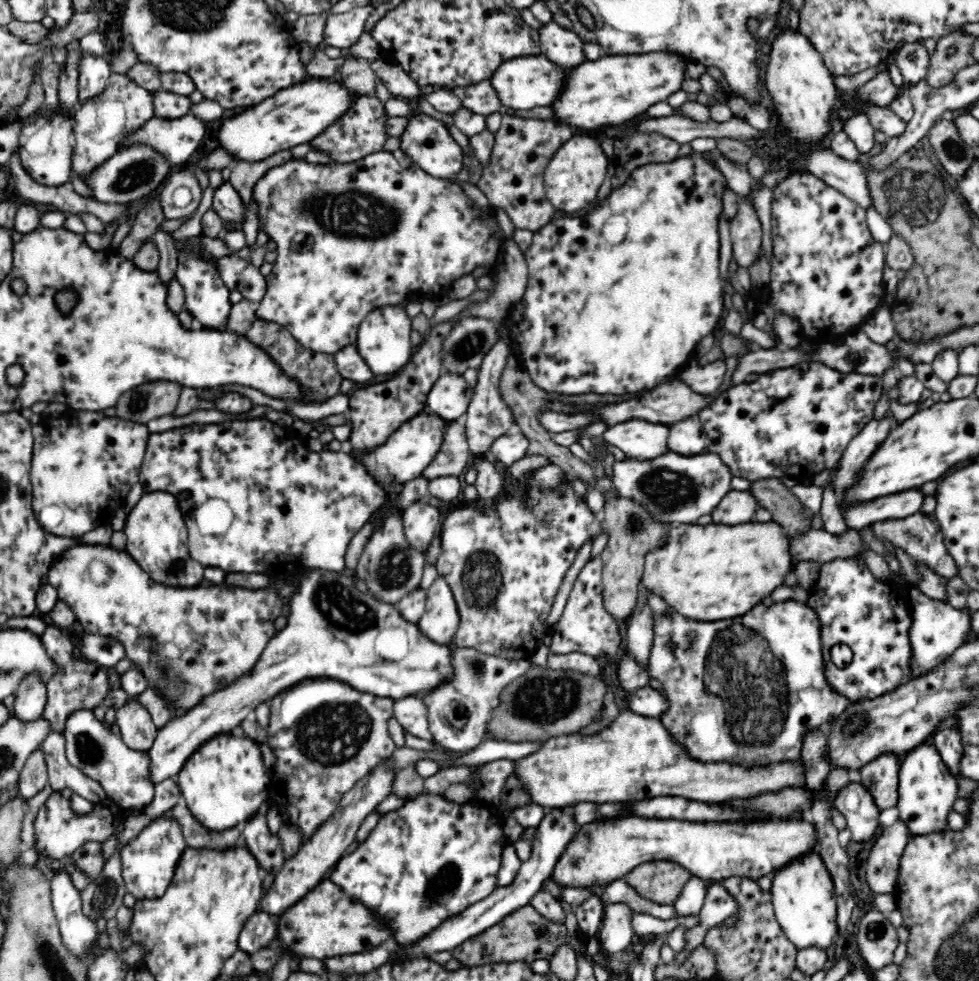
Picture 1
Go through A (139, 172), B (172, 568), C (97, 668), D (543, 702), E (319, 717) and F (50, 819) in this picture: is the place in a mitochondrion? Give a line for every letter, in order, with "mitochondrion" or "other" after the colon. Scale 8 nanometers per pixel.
A: mitochondrion
B: mitochondrion
C: other
D: mitochondrion
E: mitochondrion
F: other

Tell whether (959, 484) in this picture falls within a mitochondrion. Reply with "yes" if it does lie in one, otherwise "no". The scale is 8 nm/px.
no

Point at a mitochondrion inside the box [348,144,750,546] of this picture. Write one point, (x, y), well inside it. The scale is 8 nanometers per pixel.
(664, 489)

